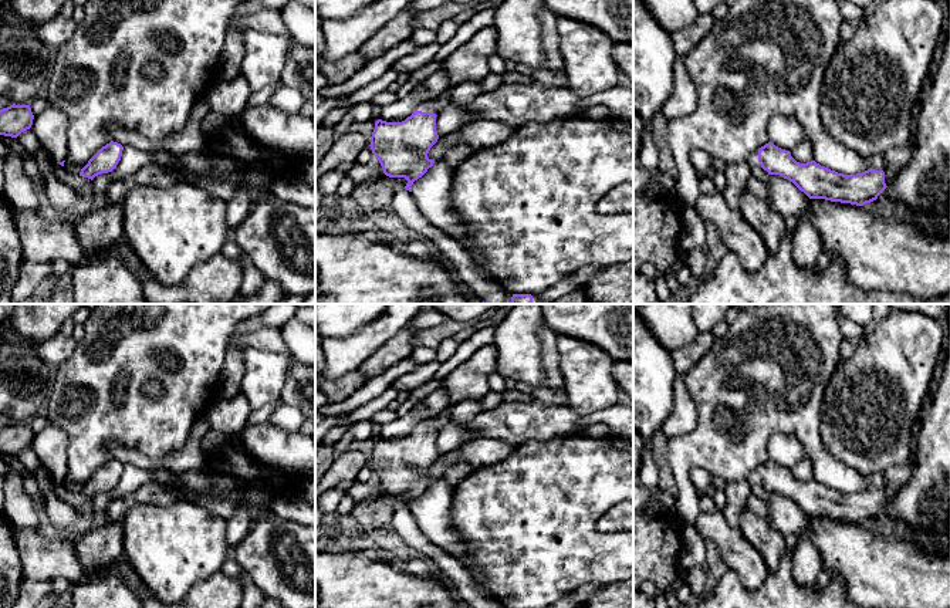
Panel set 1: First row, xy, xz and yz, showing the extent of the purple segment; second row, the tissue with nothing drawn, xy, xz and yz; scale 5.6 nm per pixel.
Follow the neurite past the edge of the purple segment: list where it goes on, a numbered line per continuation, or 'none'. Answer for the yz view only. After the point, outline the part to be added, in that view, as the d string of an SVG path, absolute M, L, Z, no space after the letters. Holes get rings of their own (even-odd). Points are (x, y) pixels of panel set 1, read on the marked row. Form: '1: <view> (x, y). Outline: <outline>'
1: yz (753, 161). Outline: M755 149L755 151L750 155L750 158L748 158L748 161L747 161L747 163L748 163L750 168L761 166L760 162L758 162L758 151L760 151L760 149Z

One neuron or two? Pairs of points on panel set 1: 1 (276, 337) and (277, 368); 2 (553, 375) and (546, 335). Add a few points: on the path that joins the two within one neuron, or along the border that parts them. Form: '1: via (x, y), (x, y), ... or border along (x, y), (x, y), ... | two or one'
1: border along (246, 347), (286, 351), (291, 365) | two
2: via (551, 365), (550, 345) | one

